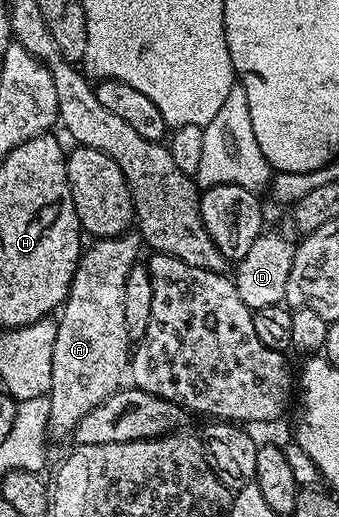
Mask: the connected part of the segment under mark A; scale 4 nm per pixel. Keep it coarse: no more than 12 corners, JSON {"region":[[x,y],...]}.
{"region":[[137,231],[83,251],[52,346],[47,433],[71,435],[131,362]]}

